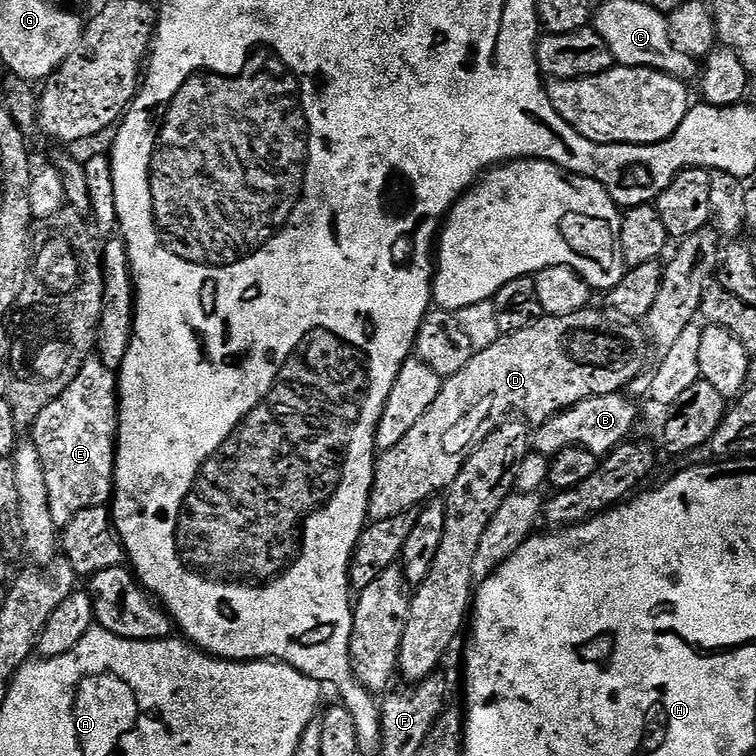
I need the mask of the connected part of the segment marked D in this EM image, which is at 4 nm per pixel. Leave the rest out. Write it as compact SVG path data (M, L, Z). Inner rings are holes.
M589 306L578 310L574 314L562 314L561 316L541 316L530 326L526 326L526 330L518 330L517 332L509 332L501 334L498 339L490 346L473 351L470 362L466 362L466 366L462 366L462 370L458 370L458 374L447 377L441 383L438 398L434 398L434 402L430 406L430 410L426 410L426 414L422 414L422 418L418 418L418 422L414 422L413 429L410 434L406 434L406 438L402 438L402 442L398 442L398 446L394 446L390 450L380 452L376 462L376 473L372 479L372 493L368 499L368 515L373 521L394 518L404 513L411 513L413 510L419 509L425 502L433 499L437 494L443 493L451 488L454 478L458 478L458 474L462 470L462 466L470 458L470 454L479 444L490 435L495 428L499 428L513 414L523 418L529 425L539 426L545 424L551 416L556 416L560 412L564 412L567 408L572 408L578 402L582 402L591 396L601 396L602 394L614 394L621 390L627 389L632 381L637 380L645 371L644 355L647 354L648 348L650 352L650 344L640 333L641 325L631 320L617 318L611 311L603 310L599 312L595 306Z

